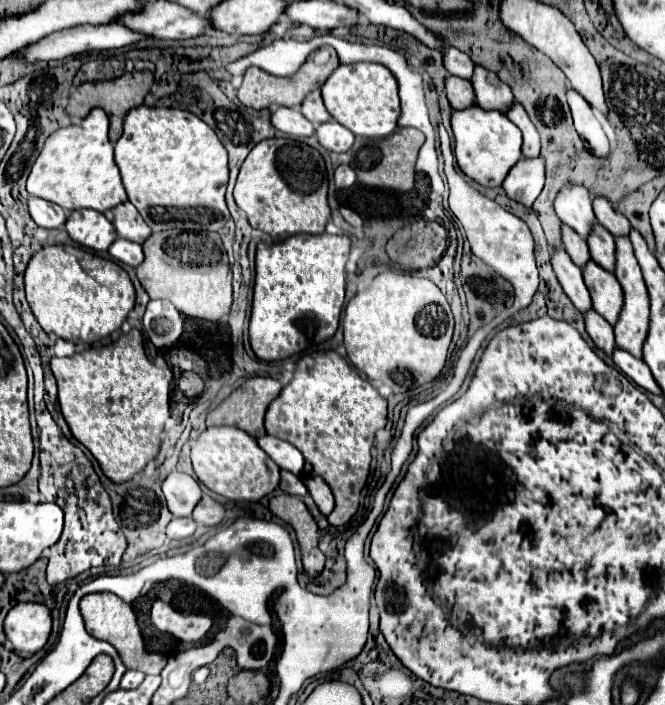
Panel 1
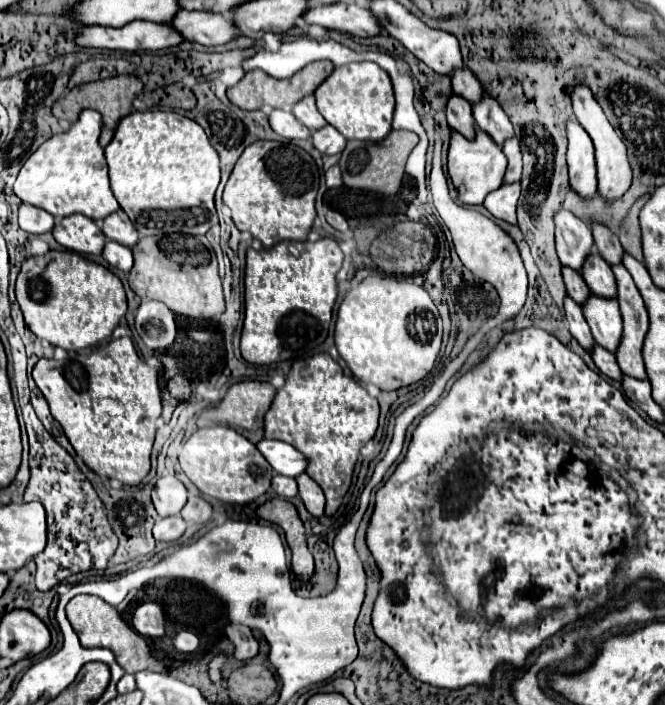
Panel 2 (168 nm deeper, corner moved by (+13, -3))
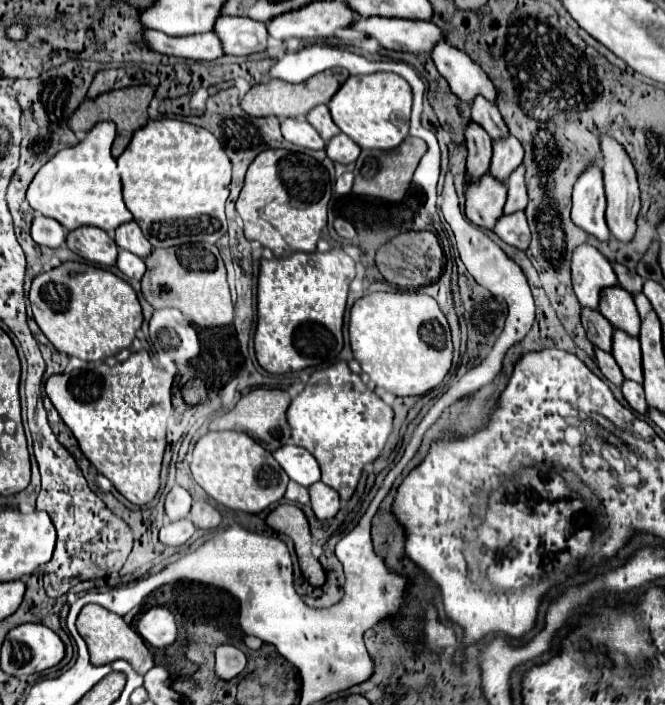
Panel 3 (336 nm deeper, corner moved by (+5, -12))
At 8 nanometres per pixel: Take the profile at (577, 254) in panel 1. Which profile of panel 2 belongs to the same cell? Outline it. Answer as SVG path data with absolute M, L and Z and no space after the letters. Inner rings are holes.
M562 267L562 277L564 277L564 283L566 283L566 291L568 295L576 301L576 303L584 303L584 299L590 295L590 289L588 285L584 283L580 271L572 271L570 267Z

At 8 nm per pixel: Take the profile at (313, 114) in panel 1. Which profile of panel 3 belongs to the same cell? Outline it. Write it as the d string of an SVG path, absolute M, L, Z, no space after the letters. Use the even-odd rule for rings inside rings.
M324 104L316 106L314 110L310 110L306 120L318 130L318 134L324 138L324 142L330 142L330 138L340 134L340 128L334 124L334 120L330 116L330 110Z

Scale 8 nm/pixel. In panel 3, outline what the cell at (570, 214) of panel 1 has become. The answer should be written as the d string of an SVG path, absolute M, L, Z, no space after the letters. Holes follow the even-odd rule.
M582 244L572 256L572 282L582 308L598 310L600 292L618 286L612 264L590 244Z

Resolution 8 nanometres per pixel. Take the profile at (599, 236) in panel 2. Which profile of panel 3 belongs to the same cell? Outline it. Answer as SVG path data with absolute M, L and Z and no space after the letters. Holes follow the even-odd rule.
M614 264L614 272L616 272L616 276L618 276L620 286L624 286L626 292L630 292L630 294L642 292L644 280L642 280L636 272L630 272L630 270L628 270L626 266L622 266L622 264Z

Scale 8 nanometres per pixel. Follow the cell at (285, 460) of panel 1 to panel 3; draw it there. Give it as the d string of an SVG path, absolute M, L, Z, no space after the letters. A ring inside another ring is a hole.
M286 444L274 452L274 458L290 476L290 480L306 488L320 480L320 466L306 448L300 448L296 444Z

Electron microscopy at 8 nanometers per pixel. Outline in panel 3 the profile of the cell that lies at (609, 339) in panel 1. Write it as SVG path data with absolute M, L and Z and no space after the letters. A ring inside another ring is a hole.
M626 380L626 382L622 384L622 394L624 394L626 402L630 404L630 408L632 408L634 412L638 412L638 414L642 414L642 416L648 414L648 404L646 404L646 398L644 398L644 388L642 388L640 384Z

